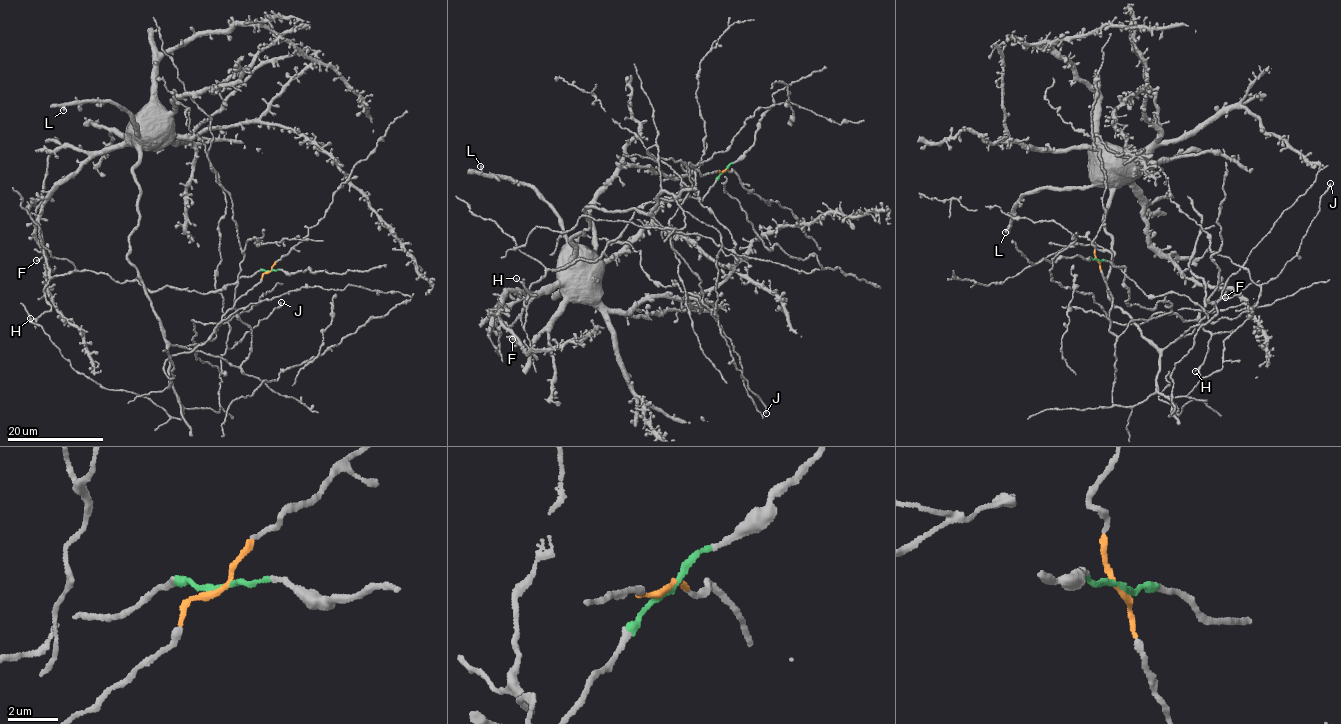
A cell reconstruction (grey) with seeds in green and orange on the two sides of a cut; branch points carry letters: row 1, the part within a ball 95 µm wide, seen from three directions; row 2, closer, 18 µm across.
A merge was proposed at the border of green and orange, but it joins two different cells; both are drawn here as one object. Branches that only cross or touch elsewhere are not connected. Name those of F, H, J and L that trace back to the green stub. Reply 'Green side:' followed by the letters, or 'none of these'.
Green side: H

